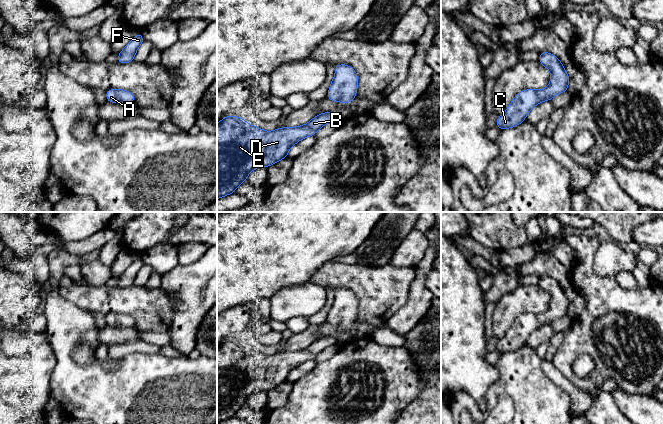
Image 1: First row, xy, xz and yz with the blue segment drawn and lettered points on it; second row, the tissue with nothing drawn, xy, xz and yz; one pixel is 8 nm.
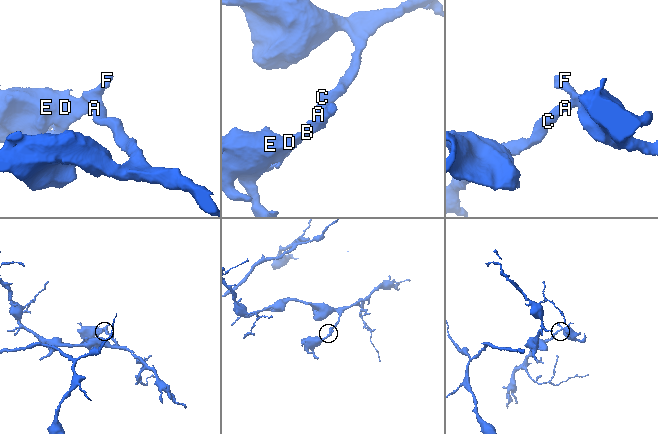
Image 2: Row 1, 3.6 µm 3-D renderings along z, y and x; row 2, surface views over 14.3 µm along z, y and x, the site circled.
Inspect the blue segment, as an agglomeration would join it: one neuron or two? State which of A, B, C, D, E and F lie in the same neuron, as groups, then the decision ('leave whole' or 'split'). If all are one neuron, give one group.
groups A B C D E F; leave whole

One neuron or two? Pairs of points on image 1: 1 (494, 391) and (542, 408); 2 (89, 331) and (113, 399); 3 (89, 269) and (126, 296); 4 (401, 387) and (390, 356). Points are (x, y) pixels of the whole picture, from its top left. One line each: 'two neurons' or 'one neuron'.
1: one neuron
2: one neuron
3: two neurons
4: one neuron

